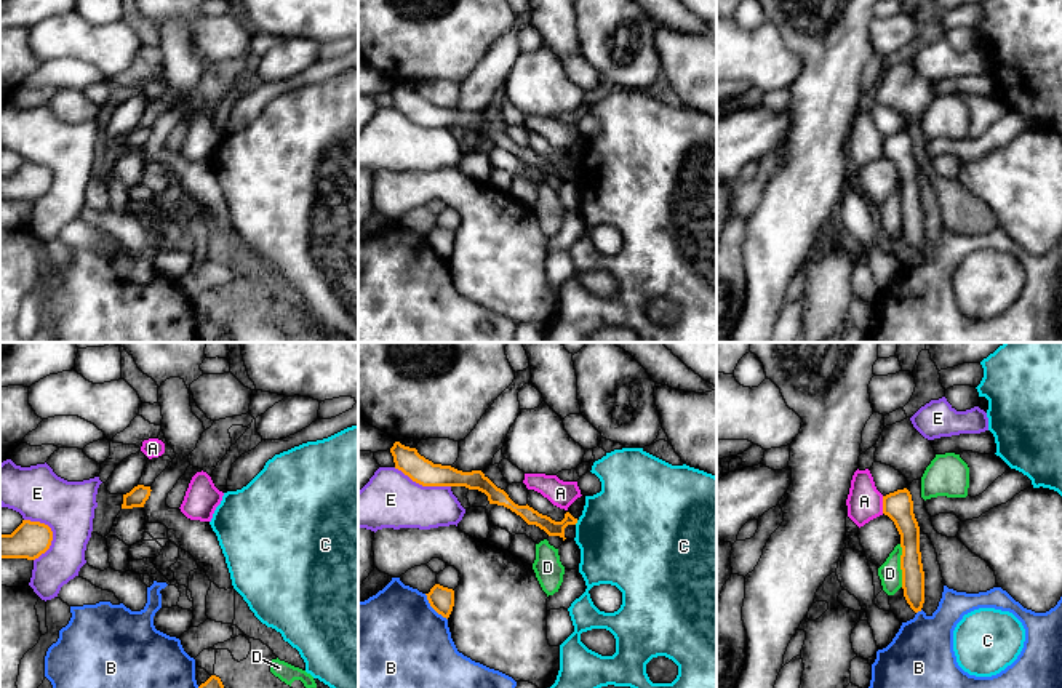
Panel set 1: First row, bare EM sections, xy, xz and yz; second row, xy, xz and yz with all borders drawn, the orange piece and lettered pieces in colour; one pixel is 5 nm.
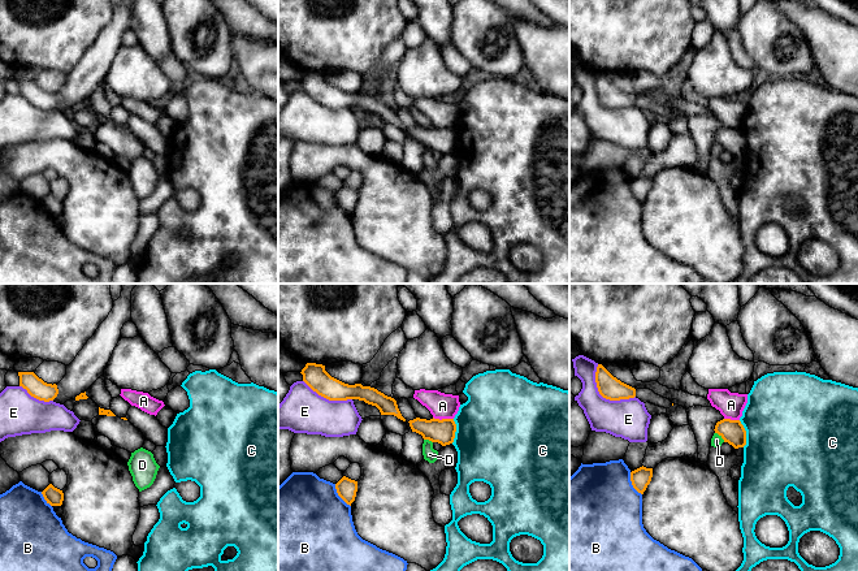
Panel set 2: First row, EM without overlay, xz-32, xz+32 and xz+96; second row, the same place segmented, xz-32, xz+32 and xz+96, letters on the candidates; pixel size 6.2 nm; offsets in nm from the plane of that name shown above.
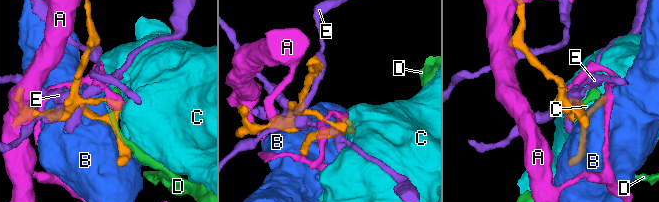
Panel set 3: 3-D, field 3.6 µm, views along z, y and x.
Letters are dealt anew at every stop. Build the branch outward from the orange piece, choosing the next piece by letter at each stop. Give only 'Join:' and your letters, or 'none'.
Join: none

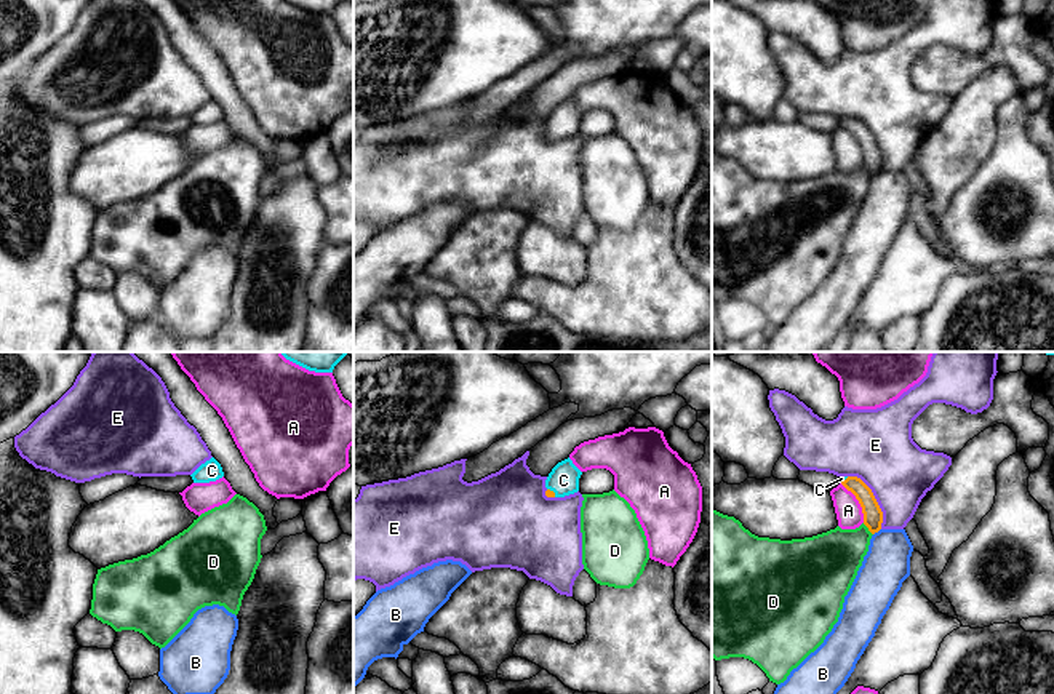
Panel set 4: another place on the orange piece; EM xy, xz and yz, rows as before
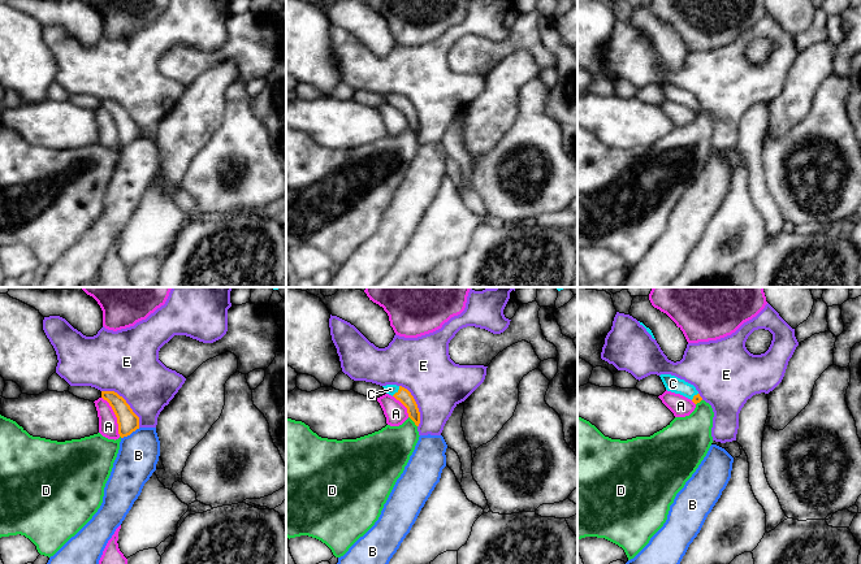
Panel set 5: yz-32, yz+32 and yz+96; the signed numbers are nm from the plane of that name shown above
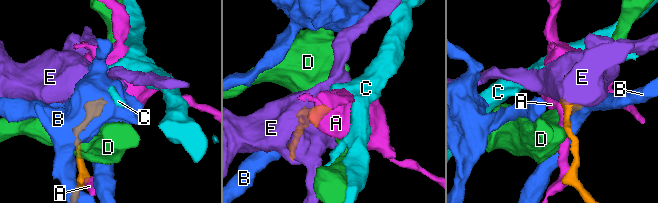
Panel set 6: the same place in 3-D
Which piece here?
Join: C

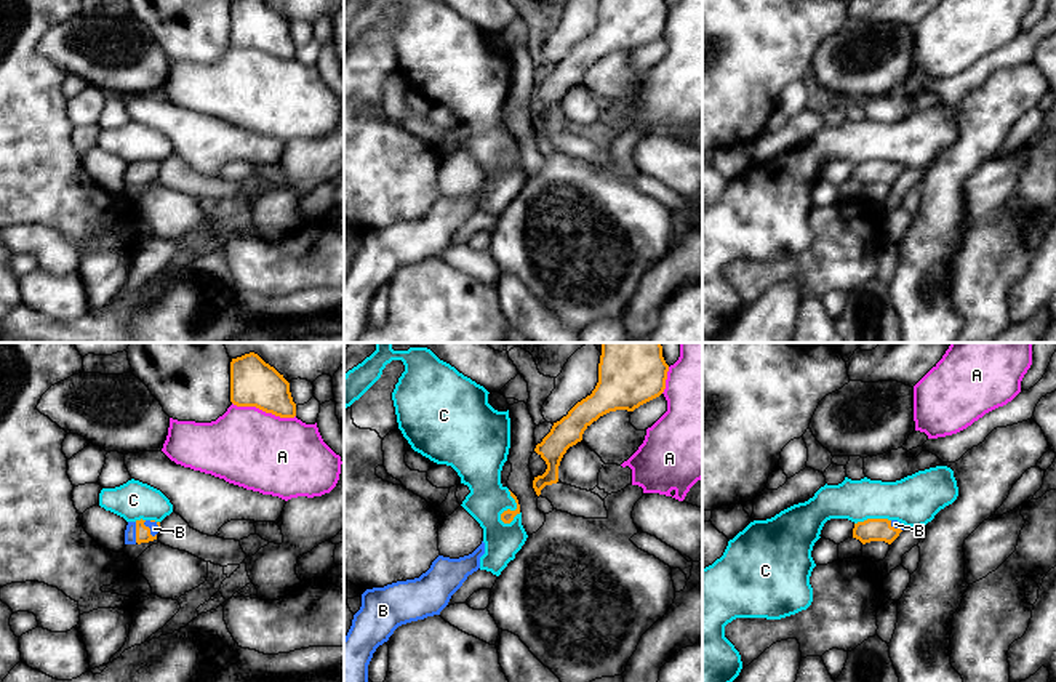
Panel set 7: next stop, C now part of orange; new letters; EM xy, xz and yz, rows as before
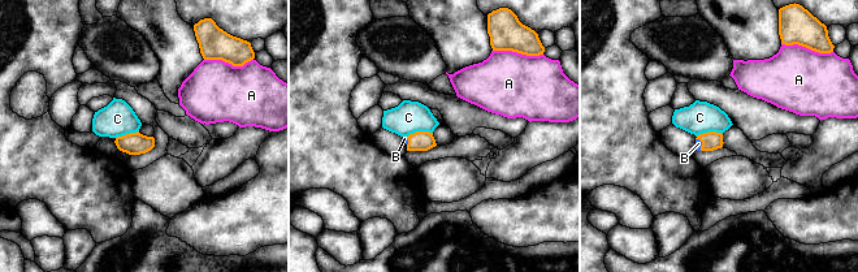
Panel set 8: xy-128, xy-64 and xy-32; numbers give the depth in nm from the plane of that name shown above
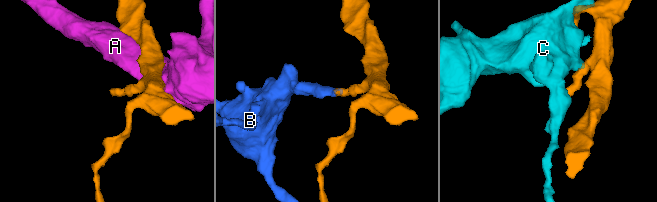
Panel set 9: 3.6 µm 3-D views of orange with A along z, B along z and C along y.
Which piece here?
Join: B

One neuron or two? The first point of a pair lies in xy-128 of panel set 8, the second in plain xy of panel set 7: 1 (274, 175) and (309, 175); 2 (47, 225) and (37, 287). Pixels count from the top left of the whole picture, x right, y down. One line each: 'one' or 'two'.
1: two
2: two

